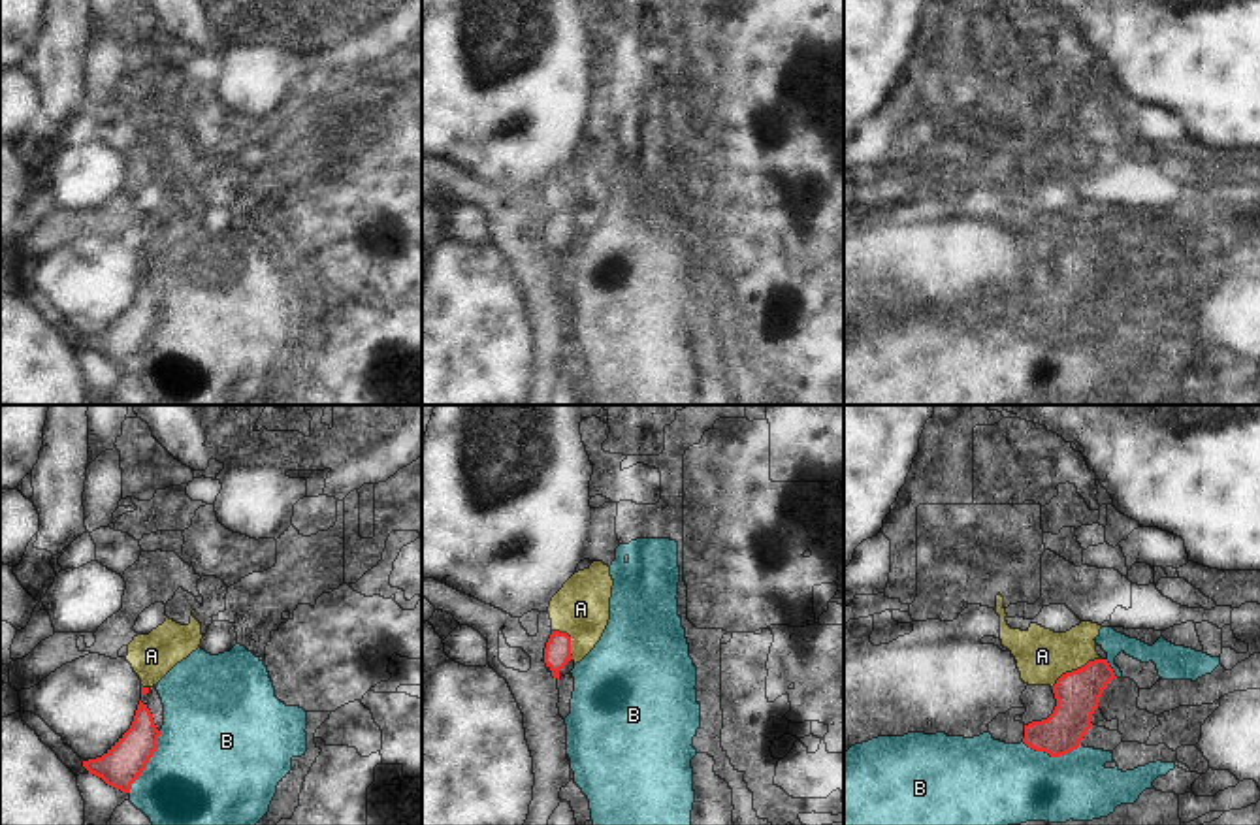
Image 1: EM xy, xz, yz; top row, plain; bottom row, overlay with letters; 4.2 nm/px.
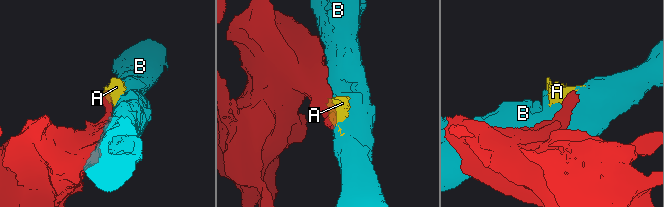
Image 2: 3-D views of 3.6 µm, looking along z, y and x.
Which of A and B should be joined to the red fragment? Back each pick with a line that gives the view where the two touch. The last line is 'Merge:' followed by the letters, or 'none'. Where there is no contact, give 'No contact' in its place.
Merge: none.

